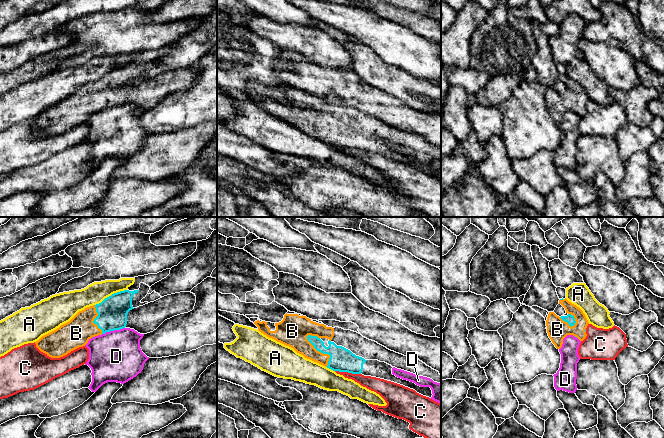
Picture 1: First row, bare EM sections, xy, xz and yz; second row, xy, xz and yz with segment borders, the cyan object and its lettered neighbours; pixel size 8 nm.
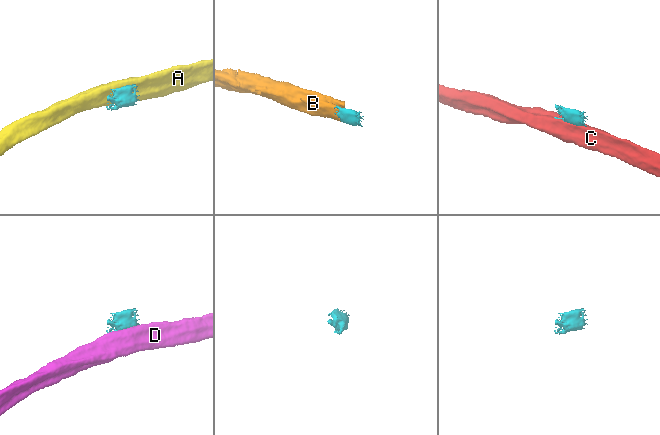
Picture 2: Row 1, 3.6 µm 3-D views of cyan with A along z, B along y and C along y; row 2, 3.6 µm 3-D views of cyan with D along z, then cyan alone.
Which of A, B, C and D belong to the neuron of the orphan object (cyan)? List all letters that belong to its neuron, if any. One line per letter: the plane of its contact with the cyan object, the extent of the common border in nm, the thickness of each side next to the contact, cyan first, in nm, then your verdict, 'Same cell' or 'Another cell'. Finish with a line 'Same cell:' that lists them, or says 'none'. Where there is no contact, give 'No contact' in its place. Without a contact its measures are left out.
A: Touches cyan in xy. Shared border 280 nm. Thickness 240 nm (cyan) against 170 nm. Another cell
B: Touches cyan in xz. Shared border 300 nm. Thickness 190 nm (cyan) against 220 nm. Same cell
C: Touches cyan in xz. Shared border 220 nm. Thickness 190 nm (cyan) against 110 nm. Another cell
D: Touches cyan in xy. Shared border 200 nm. Thickness 240 nm (cyan) against 420 nm. Another cell
Same cell: B

